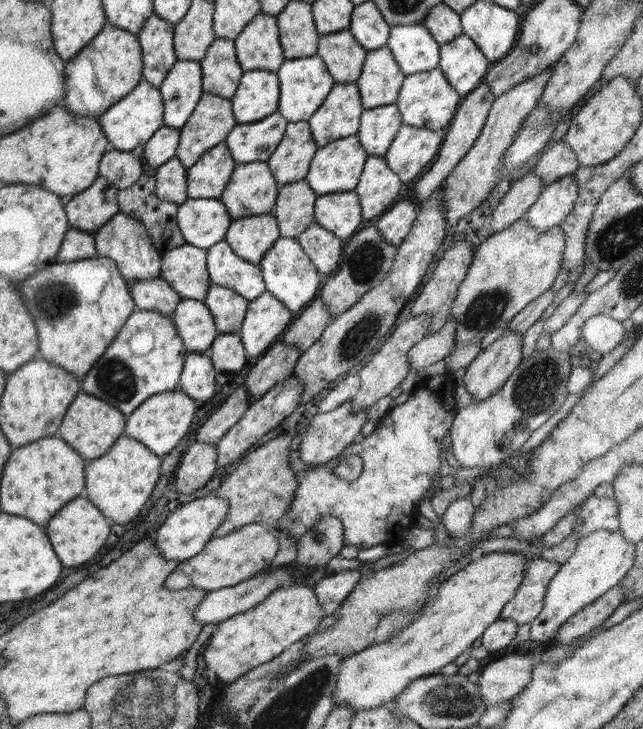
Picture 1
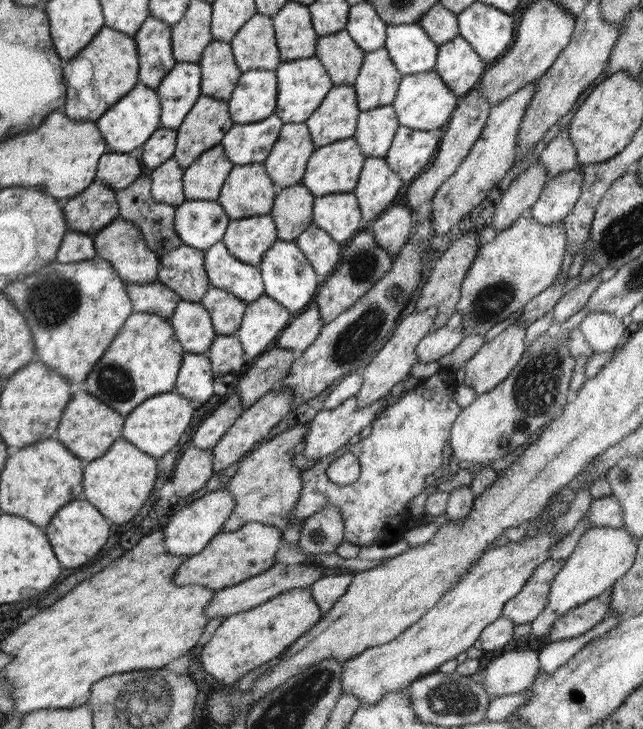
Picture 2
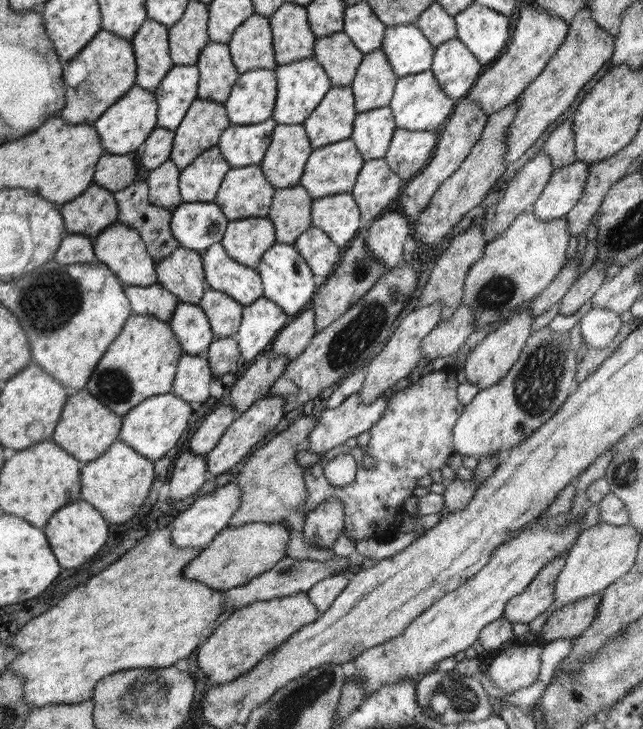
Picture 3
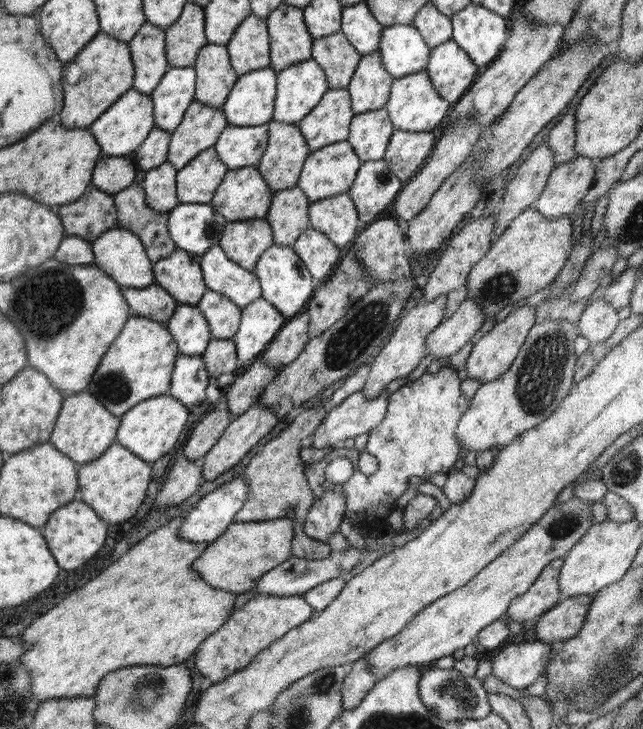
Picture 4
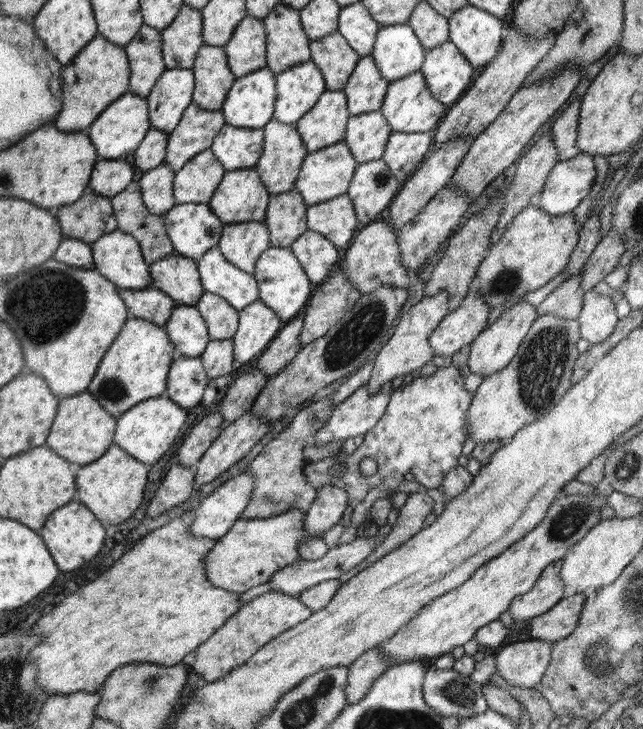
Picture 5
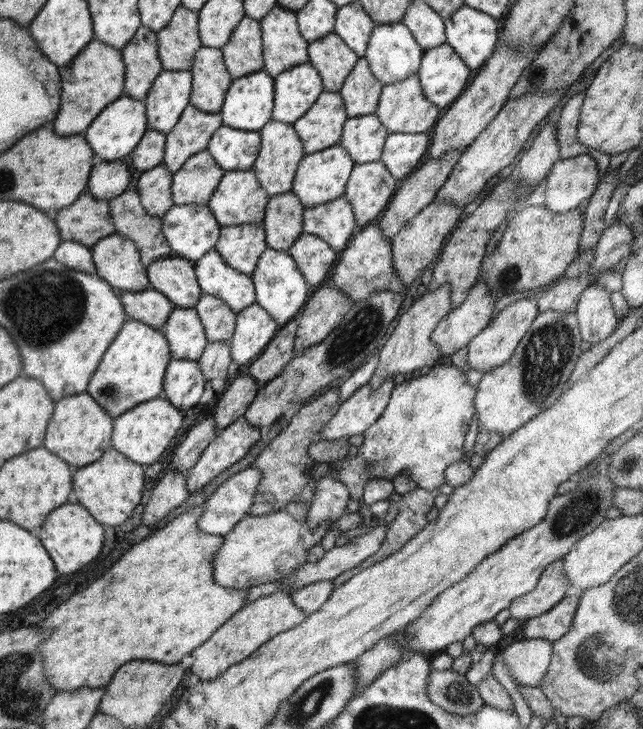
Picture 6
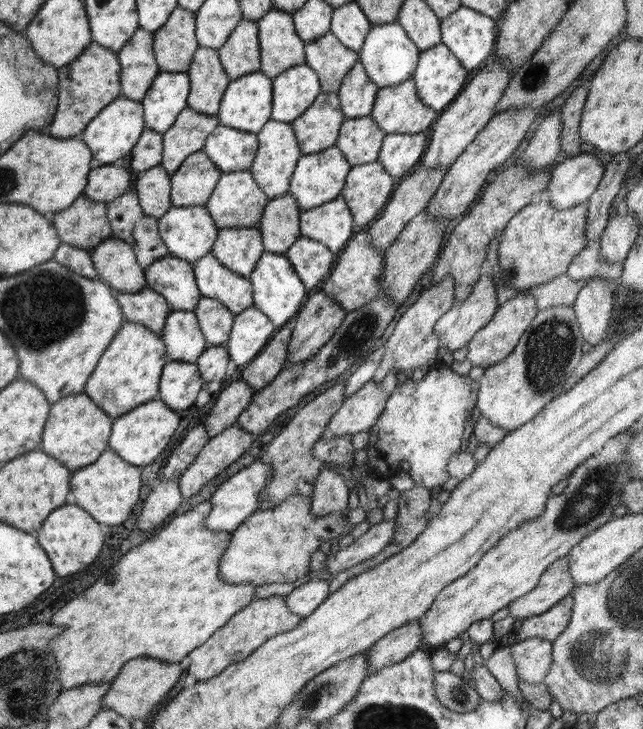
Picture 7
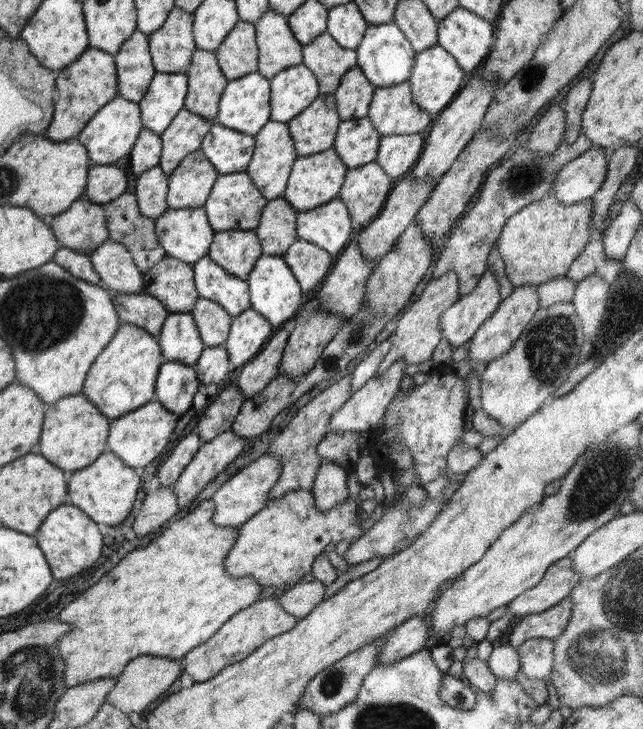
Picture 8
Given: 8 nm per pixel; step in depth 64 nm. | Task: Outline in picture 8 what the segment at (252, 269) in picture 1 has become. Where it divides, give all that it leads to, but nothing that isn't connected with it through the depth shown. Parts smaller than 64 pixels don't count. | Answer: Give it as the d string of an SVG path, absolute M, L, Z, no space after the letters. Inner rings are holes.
M210 257L200 258L192 270L199 296L217 302L232 318L251 308L247 281L238 280Z

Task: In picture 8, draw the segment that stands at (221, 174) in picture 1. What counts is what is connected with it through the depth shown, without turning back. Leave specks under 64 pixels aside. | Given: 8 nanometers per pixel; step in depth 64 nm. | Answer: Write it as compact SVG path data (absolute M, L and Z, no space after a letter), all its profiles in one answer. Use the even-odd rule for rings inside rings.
M201 149L189 152L169 176L168 209L203 206L218 175Z

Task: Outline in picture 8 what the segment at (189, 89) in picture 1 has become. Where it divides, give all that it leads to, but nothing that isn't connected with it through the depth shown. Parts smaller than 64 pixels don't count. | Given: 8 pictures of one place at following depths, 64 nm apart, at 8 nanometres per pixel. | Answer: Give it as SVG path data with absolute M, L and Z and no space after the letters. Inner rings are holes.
M155 72L146 94L138 102L142 125L161 135L184 108L186 95L185 74Z

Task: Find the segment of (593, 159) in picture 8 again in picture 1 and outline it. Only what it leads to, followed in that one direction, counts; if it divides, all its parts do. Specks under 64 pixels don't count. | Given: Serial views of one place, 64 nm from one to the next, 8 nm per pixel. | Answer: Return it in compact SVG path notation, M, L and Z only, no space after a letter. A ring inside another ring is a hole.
M563 176L543 186L526 219L539 233L558 227L572 212L577 196L578 181L575 181L575 176Z

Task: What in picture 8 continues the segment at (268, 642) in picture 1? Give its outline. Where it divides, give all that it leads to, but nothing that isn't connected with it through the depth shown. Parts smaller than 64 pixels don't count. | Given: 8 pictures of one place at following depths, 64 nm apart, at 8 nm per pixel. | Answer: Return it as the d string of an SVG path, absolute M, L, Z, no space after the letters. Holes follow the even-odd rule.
M277 597L262 598L249 608L232 615L232 618L228 619L204 644L187 652L183 656L186 659L183 672L190 674L196 683L210 680L229 664L244 660L273 636L284 634L294 628L298 620L296 616L282 609Z

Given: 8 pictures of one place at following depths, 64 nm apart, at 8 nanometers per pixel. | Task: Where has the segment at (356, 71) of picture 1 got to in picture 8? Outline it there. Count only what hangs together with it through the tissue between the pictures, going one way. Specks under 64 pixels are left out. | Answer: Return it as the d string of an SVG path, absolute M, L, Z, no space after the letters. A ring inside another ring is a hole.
M327 30L304 45L302 55L303 63L316 76L322 94L333 93L342 76L357 65L356 52L340 46Z

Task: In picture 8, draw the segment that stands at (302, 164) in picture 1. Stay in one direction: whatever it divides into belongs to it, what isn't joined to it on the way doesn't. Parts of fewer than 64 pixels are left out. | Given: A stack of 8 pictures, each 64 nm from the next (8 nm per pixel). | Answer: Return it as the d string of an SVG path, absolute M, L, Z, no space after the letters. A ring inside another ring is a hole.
M270 119L255 136L253 155L245 172L248 173L256 188L268 201L270 199L277 199L282 197L286 190L291 168L297 158L288 124L276 123Z

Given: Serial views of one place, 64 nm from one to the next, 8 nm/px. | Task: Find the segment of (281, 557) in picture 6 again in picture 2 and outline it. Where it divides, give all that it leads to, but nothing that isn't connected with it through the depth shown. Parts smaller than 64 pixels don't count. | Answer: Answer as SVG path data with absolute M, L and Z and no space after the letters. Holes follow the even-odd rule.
M260 522L244 524L235 532L220 532L210 540L202 552L187 557L179 565L174 575L174 582L177 585L201 584L213 591L234 586L267 571L275 563L274 558L282 539L283 536L278 528Z

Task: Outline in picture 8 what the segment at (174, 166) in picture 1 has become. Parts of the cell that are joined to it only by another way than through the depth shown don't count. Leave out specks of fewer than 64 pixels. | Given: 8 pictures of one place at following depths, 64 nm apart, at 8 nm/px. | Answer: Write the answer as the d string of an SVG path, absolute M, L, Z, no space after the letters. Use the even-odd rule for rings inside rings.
M159 165L139 174L136 178L134 194L142 216L157 219L168 209L166 202L168 185L169 177L165 175Z

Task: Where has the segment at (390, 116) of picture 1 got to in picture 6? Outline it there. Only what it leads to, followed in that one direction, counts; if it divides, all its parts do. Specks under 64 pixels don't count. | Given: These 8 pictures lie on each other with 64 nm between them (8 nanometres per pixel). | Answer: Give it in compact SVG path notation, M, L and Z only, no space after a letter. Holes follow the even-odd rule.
M375 113L348 117L338 144L346 149L355 164L380 161L389 132Z

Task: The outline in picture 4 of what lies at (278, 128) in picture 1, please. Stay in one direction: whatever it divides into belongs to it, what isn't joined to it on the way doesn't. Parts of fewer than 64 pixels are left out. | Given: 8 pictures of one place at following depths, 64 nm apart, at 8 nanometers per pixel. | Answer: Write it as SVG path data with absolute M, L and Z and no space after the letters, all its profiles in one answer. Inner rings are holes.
M270 123L256 127L228 125L214 143L218 158L229 168L256 167L266 150Z

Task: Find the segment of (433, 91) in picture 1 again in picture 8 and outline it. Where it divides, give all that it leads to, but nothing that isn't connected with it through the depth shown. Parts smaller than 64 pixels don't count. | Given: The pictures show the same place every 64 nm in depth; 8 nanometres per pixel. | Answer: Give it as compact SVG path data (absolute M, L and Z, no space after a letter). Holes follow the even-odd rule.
M409 81L392 87L375 87L367 118L383 136L420 133L432 120L435 120L434 116L422 111L420 106L413 101Z

